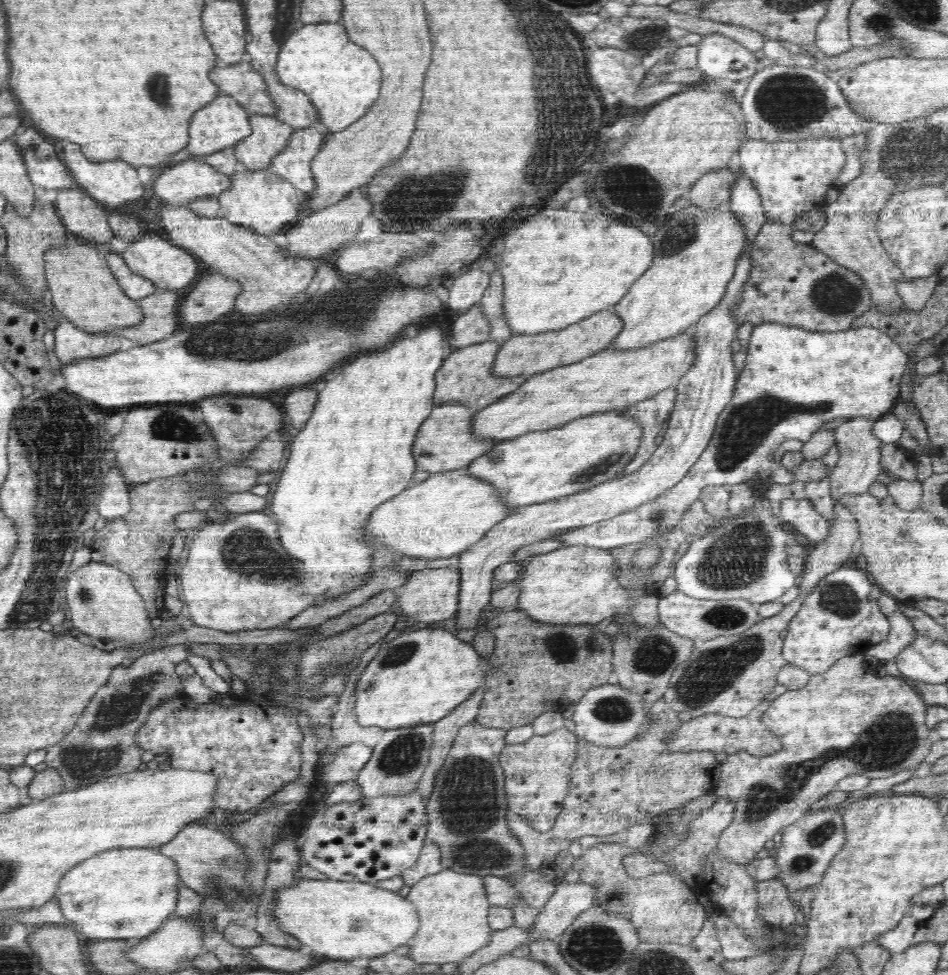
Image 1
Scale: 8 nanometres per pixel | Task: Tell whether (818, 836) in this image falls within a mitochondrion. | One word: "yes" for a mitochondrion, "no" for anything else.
yes

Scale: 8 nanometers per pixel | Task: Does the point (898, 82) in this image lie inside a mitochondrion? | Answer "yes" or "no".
no

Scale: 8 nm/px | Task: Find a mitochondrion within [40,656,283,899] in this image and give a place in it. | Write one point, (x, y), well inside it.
(89, 758)

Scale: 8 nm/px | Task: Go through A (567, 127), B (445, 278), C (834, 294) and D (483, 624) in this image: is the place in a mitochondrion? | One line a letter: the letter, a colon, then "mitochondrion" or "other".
A: mitochondrion
B: other
C: mitochondrion
D: other

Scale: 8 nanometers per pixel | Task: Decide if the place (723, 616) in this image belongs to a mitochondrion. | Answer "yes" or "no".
yes

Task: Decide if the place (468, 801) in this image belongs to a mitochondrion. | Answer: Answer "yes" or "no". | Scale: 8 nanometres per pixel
yes

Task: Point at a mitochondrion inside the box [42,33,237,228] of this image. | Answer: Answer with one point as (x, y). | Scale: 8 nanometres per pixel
(157, 87)

